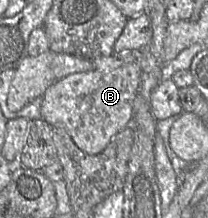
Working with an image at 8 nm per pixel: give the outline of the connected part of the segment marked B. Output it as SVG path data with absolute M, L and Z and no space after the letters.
M138 60L111 71L93 70L67 75L56 80L42 95L40 116L49 125L63 128L82 151L99 154L131 120L141 75Z

